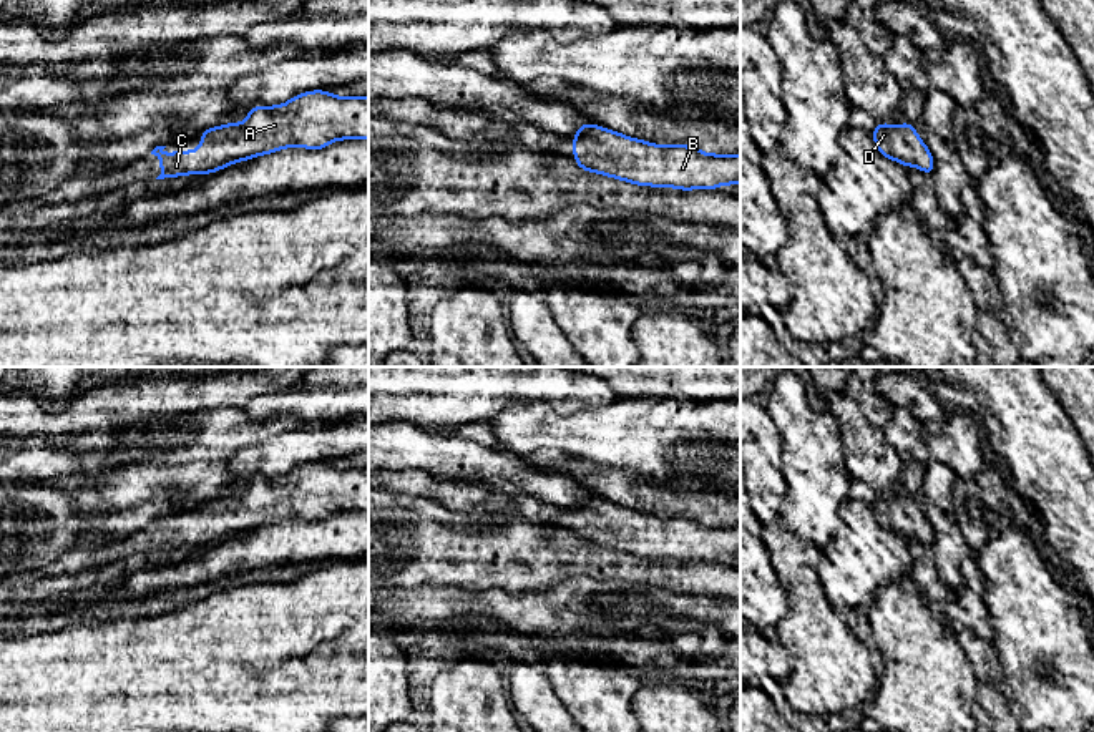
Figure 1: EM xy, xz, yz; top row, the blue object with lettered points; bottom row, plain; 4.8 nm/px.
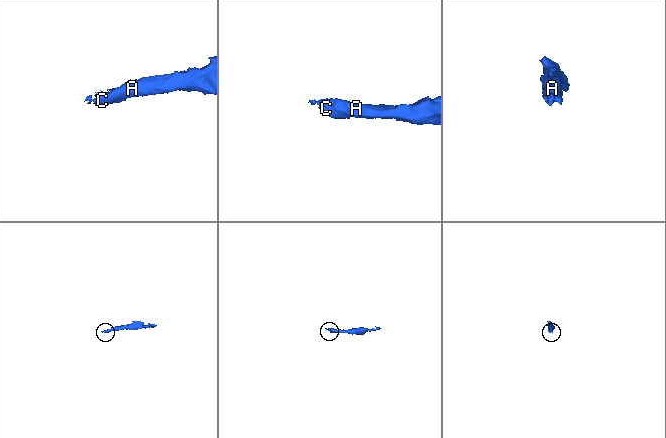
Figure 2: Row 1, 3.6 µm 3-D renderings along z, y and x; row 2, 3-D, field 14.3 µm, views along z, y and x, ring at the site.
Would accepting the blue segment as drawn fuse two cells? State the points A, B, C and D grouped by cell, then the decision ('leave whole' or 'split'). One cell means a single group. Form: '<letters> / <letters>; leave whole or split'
A B C D; leave whole

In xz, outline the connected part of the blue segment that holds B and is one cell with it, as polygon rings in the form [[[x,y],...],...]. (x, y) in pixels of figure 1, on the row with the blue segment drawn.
[[[583,123],[571,139],[571,158],[583,171],[639,186],[686,191],[740,183],[740,154],[706,154],[686,144],[659,146],[589,123]]]

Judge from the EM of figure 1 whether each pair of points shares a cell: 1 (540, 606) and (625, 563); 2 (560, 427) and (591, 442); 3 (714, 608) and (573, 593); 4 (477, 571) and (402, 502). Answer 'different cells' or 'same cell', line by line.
1: different cells
2: same cell
3: same cell
4: different cells

